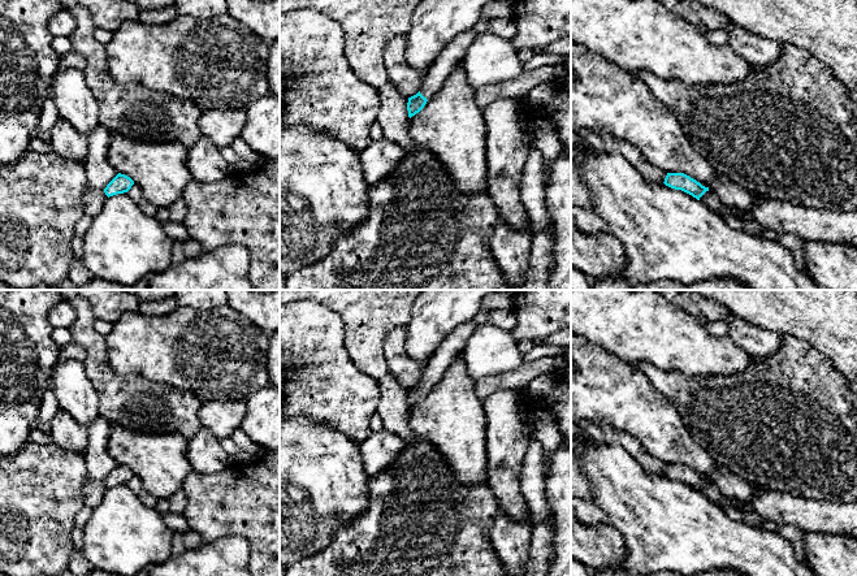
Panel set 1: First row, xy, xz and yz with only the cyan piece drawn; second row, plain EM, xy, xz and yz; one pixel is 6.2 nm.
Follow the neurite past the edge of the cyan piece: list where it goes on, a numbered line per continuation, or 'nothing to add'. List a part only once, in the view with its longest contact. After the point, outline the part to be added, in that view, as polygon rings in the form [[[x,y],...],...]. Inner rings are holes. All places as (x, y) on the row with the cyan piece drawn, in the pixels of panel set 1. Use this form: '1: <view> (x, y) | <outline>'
1: xz (453, 53) | [[[472,30],[464,31],[456,35],[442,49],[440,56],[427,72],[423,86],[420,87],[420,94],[427,100],[432,99],[440,91],[454,66],[464,59],[464,55],[475,38],[476,34]]]

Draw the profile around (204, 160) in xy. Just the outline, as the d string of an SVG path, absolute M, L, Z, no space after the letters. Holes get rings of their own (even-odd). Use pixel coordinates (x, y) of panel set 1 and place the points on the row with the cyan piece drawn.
M205 135L189 147L187 168L194 179L205 183L220 181L233 172L220 148Z

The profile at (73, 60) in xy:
M70 52L60 56L56 72L59 69L69 69L69 68L85 72L86 66L87 61L82 55L77 52Z

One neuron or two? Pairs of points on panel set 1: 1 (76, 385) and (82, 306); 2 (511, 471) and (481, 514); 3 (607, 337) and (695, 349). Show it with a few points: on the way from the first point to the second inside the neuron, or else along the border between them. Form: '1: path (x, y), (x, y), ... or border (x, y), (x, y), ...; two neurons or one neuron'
1: border (82, 363), (87, 379), (96, 390); two neurons
2: border (488, 484), (494, 494), (498, 511); two neurons
3: path (630, 333), (659, 333), (672, 341); one neuron

